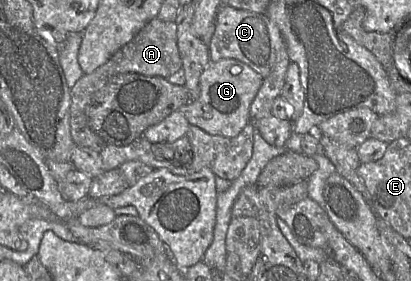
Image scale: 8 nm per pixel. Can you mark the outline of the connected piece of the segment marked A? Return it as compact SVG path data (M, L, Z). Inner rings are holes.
M158 17L150 20L135 37L119 49L106 63L90 74L83 76L70 88L70 132L74 144L100 153L107 145L104 140L88 126L86 107L95 91L107 80L120 73L138 73L145 76L168 78L182 68L182 59L177 43L176 22L166 22Z

